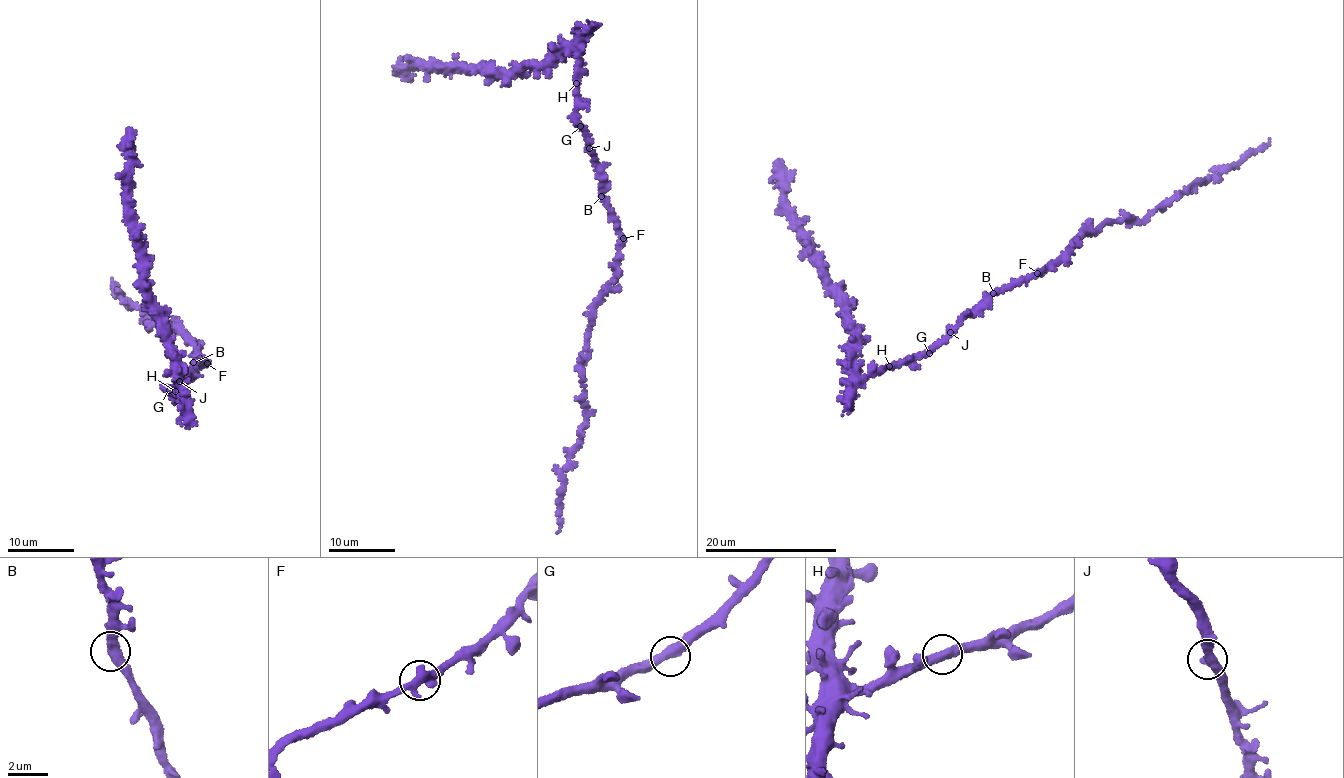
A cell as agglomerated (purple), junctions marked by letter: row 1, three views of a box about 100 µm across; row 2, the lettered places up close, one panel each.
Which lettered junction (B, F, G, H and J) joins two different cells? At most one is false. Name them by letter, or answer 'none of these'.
none of these

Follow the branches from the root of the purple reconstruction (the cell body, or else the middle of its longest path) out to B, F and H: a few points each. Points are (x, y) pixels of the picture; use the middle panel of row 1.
B: (595, 161), (601, 180), (601, 196)
F: (595, 161), (606, 201), (623, 238)
H: (595, 161), (578, 120), (576, 83)

